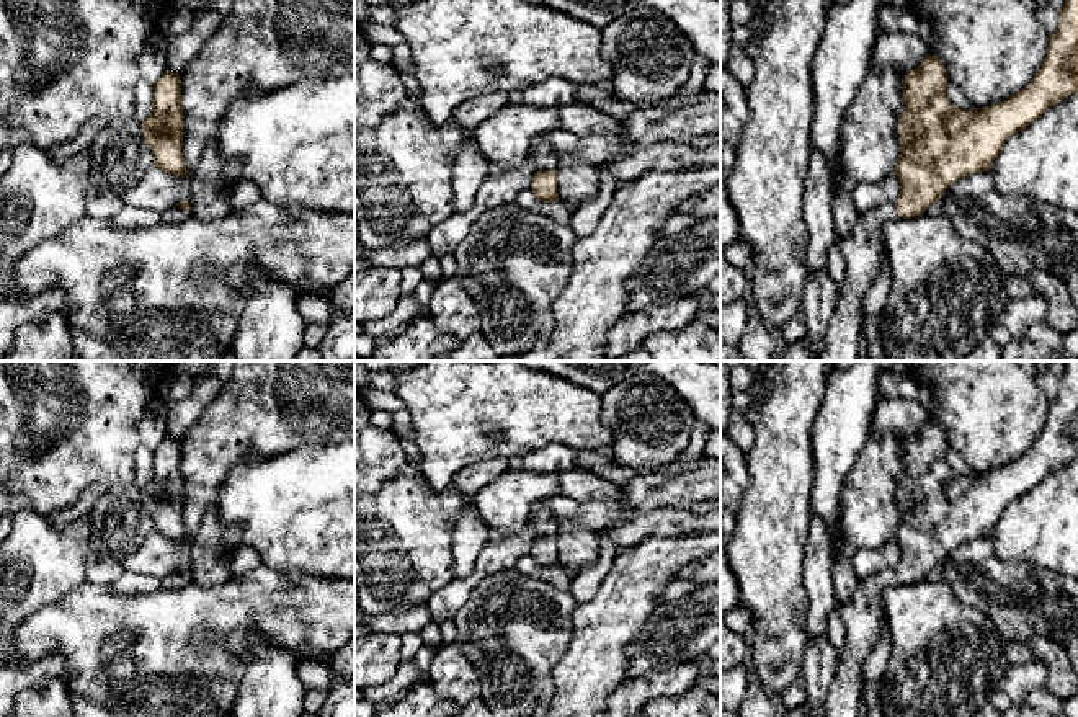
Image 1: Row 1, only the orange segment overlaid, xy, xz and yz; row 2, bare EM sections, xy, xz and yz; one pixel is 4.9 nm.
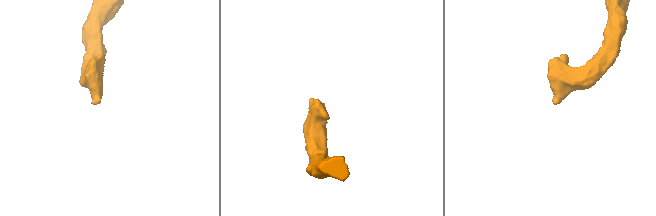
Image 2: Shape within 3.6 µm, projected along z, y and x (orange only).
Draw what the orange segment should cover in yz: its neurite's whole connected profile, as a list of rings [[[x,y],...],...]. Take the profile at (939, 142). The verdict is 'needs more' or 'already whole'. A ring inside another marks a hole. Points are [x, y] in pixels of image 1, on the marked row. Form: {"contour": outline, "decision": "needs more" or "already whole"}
{"contour": [[[1065,0],[1058,16],[1058,29],[1049,38],[1047,56],[1039,72],[1026,88],[1008,100],[965,111],[954,106],[947,98],[947,80],[942,60],[931,54],[905,75],[905,108],[898,116],[900,154],[893,171],[900,183],[900,196],[893,204],[884,204],[859,214],[851,235],[835,240],[846,260],[846,274],[840,284],[820,361],[859,361],[861,325],[864,320],[862,301],[882,268],[885,255],[882,245],[884,224],[897,217],[911,219],[923,214],[942,198],[954,181],[972,173],[988,171],[991,162],[1014,132],[1027,127],[1054,103],[1078,93],[1078,0]]], "decision": "needs more"}

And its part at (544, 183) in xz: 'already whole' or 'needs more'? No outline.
needs more

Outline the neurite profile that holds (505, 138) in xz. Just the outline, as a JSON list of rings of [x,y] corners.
[[[508,103],[474,129],[475,144],[488,162],[518,167],[536,137],[559,129],[559,119],[559,108]]]

